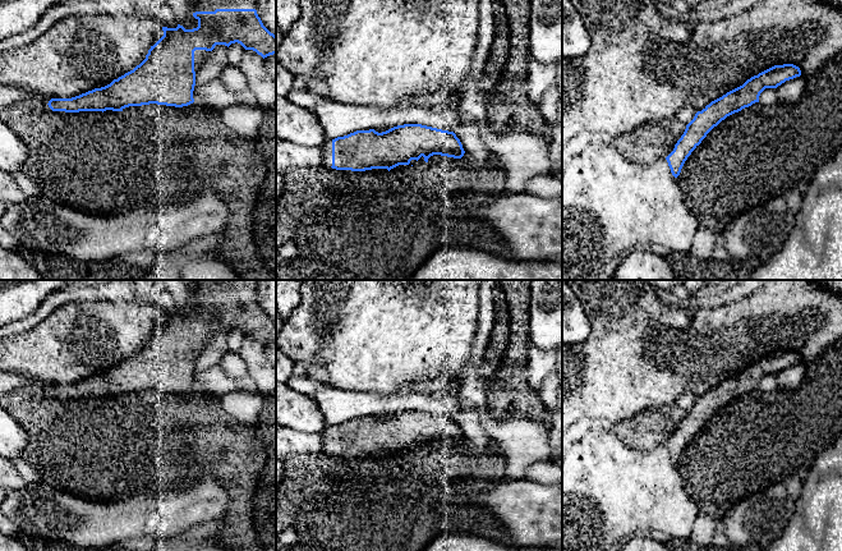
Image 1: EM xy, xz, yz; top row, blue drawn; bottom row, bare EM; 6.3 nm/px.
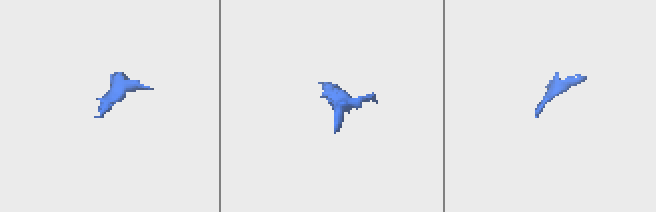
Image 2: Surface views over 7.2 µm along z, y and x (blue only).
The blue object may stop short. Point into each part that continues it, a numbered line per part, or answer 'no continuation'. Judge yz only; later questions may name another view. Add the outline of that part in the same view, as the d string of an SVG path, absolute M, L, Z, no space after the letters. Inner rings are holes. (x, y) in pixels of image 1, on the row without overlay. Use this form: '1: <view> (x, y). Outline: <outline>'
no continuation

